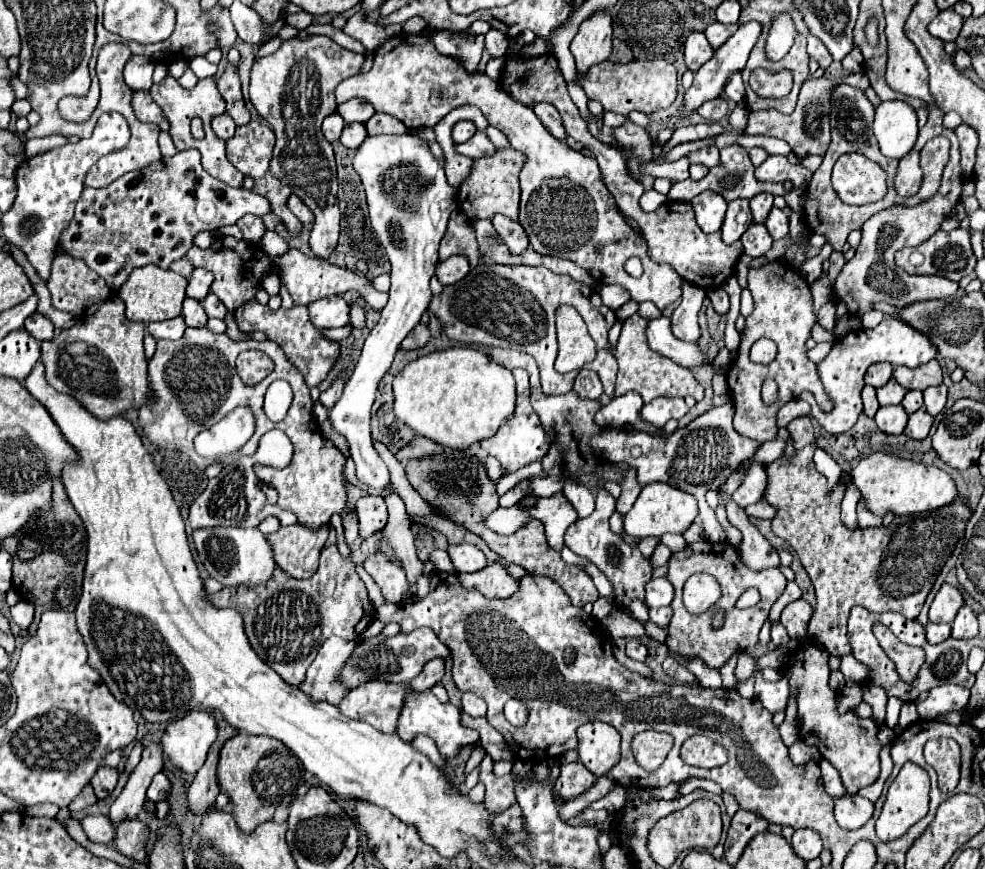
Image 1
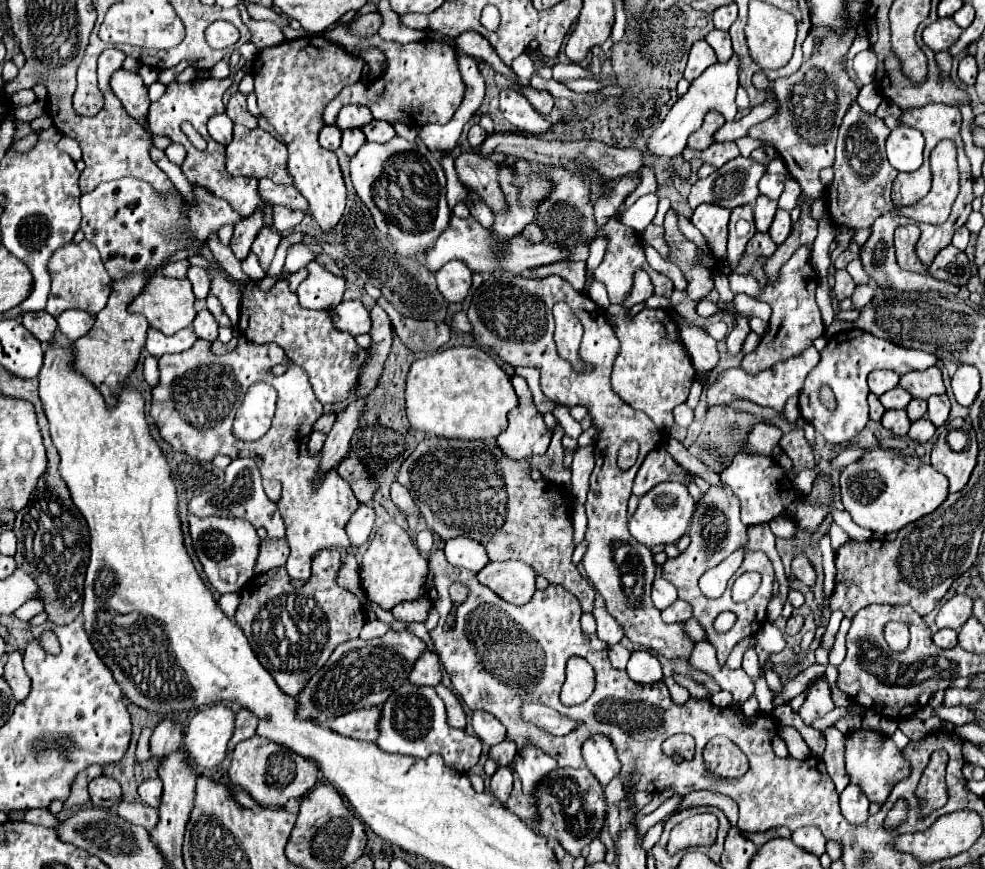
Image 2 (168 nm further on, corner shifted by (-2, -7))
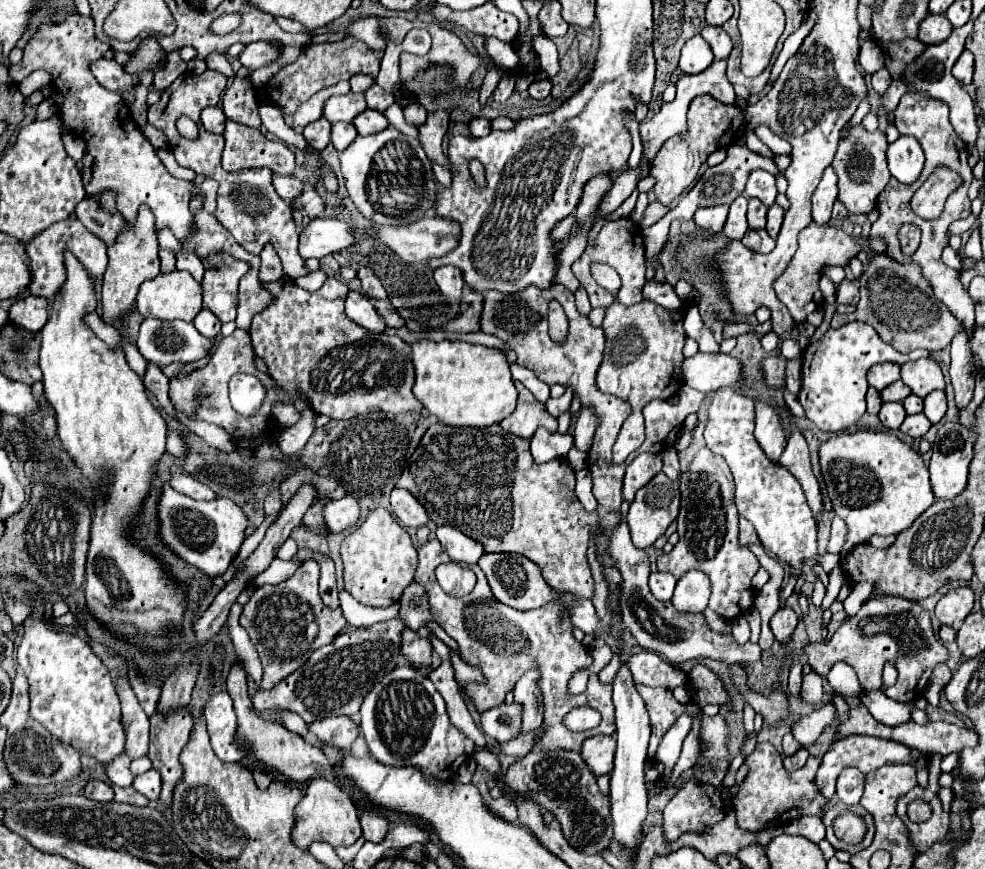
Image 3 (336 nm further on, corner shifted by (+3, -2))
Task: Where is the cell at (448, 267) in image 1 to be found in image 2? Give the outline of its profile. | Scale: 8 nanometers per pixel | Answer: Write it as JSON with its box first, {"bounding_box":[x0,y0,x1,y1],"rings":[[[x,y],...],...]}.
{"bounding_box":[435,260,471,302],"rings":[[[453,260],[453,262],[445,264],[443,268],[439,268],[439,272],[435,276],[437,276],[437,286],[439,286],[441,294],[449,302],[463,302],[465,296],[469,294],[471,272],[465,264]]]}

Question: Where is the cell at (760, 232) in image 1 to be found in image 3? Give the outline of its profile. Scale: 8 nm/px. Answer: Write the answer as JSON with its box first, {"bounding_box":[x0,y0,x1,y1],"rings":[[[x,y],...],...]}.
{"bounding_box":[742,229,774,253],"rings":[[[750,229],[742,243],[756,253],[770,253],[774,249],[774,239],[766,233],[766,229]]]}

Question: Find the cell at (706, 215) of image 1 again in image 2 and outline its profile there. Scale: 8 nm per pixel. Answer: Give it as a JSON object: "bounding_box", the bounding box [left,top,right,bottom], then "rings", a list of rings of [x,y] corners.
{"bounding_box":[693,204,731,272],"rings":[[[701,204],[701,208],[695,208],[693,212],[693,226],[701,230],[701,234],[707,238],[707,244],[713,252],[713,256],[721,262],[721,270],[729,272],[727,262],[727,224],[729,224],[731,212],[725,208],[715,208],[711,204]]]}

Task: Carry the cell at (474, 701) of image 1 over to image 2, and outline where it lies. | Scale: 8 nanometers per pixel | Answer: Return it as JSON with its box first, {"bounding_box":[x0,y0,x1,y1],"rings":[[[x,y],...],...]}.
{"bounding_box":[471,712,507,746],"rings":[[[473,712],[471,726],[473,726],[475,734],[491,746],[495,746],[507,738],[507,728],[495,716],[489,716],[489,712]]]}

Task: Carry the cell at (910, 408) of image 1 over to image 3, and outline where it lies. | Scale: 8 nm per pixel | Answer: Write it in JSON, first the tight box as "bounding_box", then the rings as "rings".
{"bounding_box":[902,395,922,415],"rings":[[[908,395],[908,397],[902,401],[902,405],[904,405],[904,409],[906,409],[908,415],[922,411],[922,399],[920,399],[918,395]]]}

